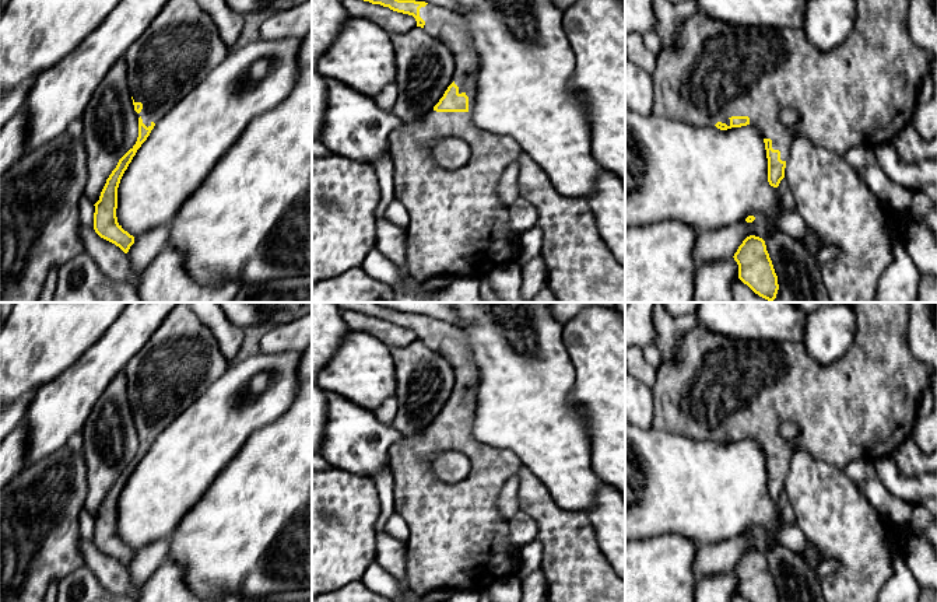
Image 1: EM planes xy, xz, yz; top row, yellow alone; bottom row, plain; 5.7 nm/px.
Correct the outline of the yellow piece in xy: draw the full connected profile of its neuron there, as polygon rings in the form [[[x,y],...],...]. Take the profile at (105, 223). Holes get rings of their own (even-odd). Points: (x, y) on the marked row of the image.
[[[168,0],[159,14],[148,25],[145,32],[127,49],[123,59],[127,66],[127,85],[134,111],[138,113],[138,137],[136,144],[119,160],[94,204],[95,232],[119,246],[124,253],[134,244],[134,237],[117,223],[117,188],[120,179],[147,140],[154,126],[207,74],[218,67],[231,48],[222,41],[213,18],[196,0]]]

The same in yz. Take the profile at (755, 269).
[[[755,235],[747,237],[733,258],[738,265],[738,279],[755,294],[772,302],[779,284],[765,241]]]

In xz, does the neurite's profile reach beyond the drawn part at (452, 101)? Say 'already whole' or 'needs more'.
needs more

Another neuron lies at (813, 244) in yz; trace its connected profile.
[[[808,228],[808,235],[807,235],[806,241],[800,242],[800,244],[803,246],[806,246],[807,251],[814,256],[821,248],[820,237],[817,235],[817,232],[811,231],[810,228]]]

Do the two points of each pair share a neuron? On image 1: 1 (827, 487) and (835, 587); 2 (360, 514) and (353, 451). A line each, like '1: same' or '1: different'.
1: same
2: different

